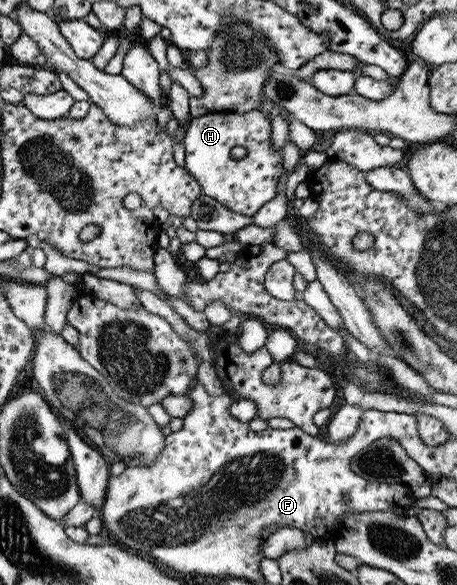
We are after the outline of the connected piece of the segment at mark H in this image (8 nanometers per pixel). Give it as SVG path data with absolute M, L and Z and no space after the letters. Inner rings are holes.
M253 110L242 114L233 112L209 112L205 115L190 118L188 128L183 135L185 171L190 173L199 185L201 194L215 199L229 211L252 217L263 203L271 201L277 192L277 183L283 177L281 153L271 144L269 120L261 111ZM233 147L243 147L245 156L234 159L229 153Z

